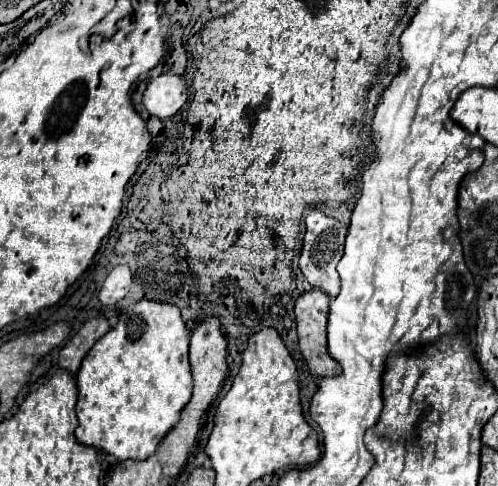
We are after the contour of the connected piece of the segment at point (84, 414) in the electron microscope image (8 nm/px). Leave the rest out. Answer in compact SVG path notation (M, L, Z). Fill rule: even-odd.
M141 300L137 302L133 308L127 310L125 318L121 320L119 316L119 322L115 328L111 328L101 340L97 340L97 344L89 350L89 354L85 356L85 362L81 362L81 368L77 372L77 390L79 390L79 396L77 396L77 406L75 406L75 412L77 412L77 420L79 420L79 426L75 430L75 438L79 440L79 444L85 444L85 446L93 446L105 454L111 454L115 456L117 460L145 460L149 458L155 448L159 446L159 442L163 440L163 436L179 422L179 414L181 410L185 408L185 404L191 400L191 366L189 366L189 358L187 358L187 348L189 348L189 338L191 334L187 332L183 320L181 320L181 314L179 314L179 308L173 306L173 304L161 304L161 302L153 302L153 300Z

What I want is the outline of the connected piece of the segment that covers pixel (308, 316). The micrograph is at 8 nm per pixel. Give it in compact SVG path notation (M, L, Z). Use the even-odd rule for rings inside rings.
M319 288L305 292L295 302L299 348L313 376L337 376L341 366L327 352L327 314L329 296Z

